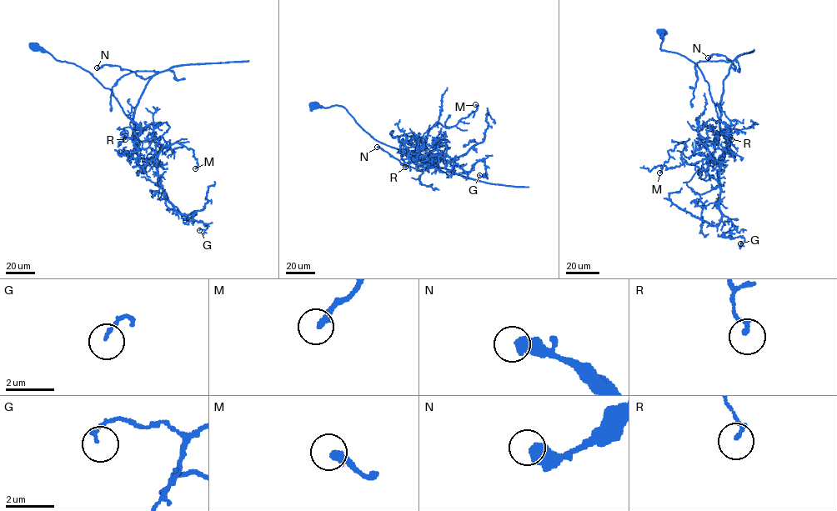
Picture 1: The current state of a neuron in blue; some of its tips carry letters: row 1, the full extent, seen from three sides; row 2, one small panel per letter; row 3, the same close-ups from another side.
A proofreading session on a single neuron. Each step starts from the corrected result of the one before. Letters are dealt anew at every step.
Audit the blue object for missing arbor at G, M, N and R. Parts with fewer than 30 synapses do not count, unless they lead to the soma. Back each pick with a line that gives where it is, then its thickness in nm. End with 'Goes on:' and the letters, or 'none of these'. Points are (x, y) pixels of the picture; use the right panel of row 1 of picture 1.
Goes on: none of these

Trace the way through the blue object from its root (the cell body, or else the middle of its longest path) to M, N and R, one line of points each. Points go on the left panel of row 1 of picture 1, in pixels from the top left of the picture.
M: (34, 45), (87, 71), (111, 91), (133, 126), (140, 167), (162, 147), (178, 142), (193, 150), (195, 168)
N: (34, 45), (87, 71), (111, 91), (132, 123), (151, 77), (117, 66), (97, 67)
R: (34, 45), (57, 60), (87, 71), (111, 91), (133, 126), (133, 137), (122, 132), (125, 139)

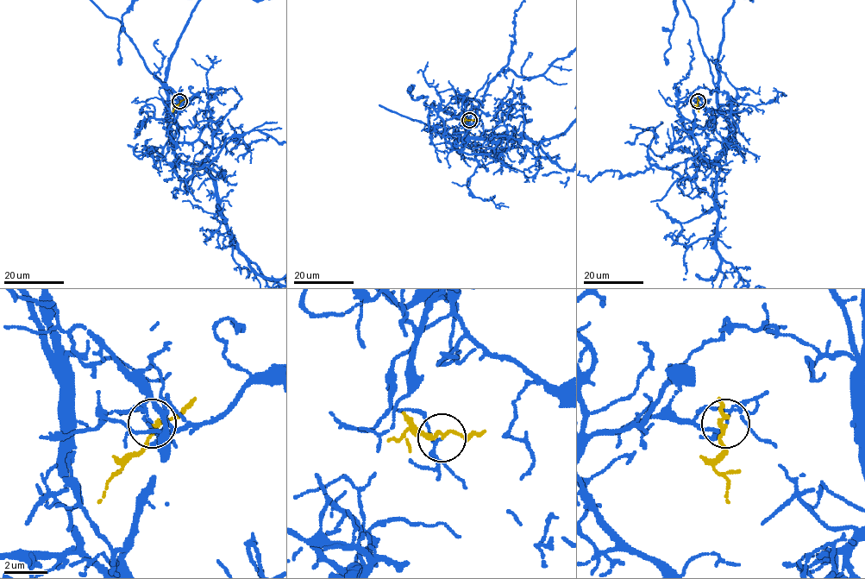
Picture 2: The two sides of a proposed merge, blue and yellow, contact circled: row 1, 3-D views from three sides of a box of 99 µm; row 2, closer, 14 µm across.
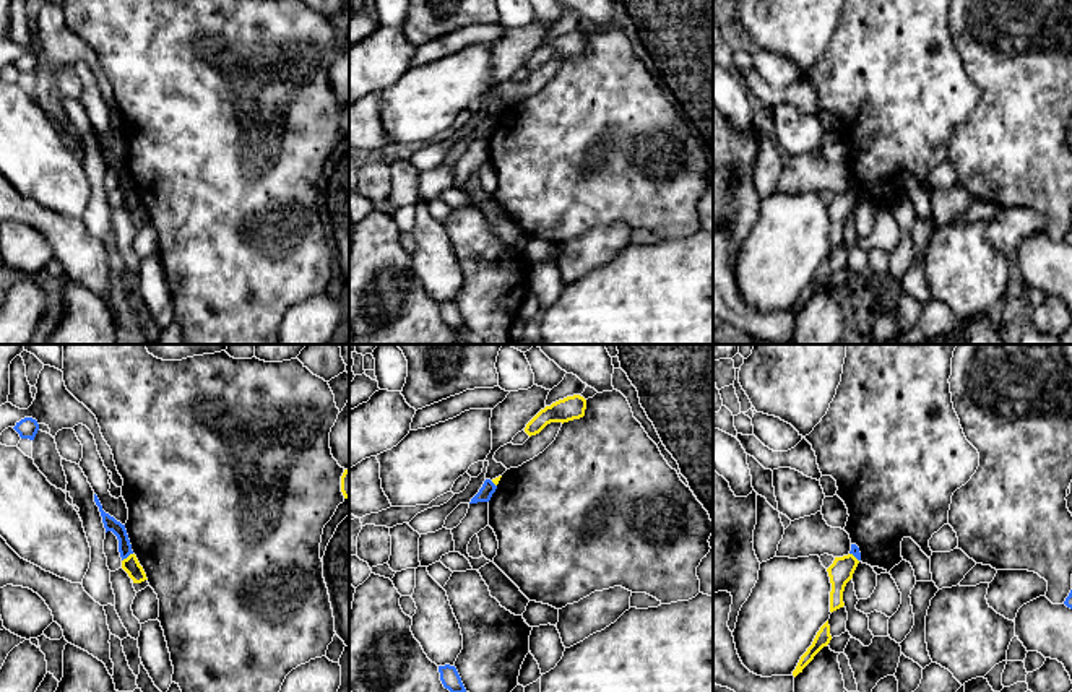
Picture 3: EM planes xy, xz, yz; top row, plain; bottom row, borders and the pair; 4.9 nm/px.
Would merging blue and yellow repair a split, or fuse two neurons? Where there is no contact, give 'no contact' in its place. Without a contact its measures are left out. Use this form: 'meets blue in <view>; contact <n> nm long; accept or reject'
meets blue in xy; contact 70 nm long; reject

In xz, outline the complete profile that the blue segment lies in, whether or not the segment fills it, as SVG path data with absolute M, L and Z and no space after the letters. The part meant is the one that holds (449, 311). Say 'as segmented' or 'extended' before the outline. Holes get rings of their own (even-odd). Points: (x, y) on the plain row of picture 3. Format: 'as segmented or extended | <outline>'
as segmented | M450 301L439 302L439 309L440 309L440 317L443 323L448 325L452 330L456 331L456 330L466 328L455 302L450 302Z

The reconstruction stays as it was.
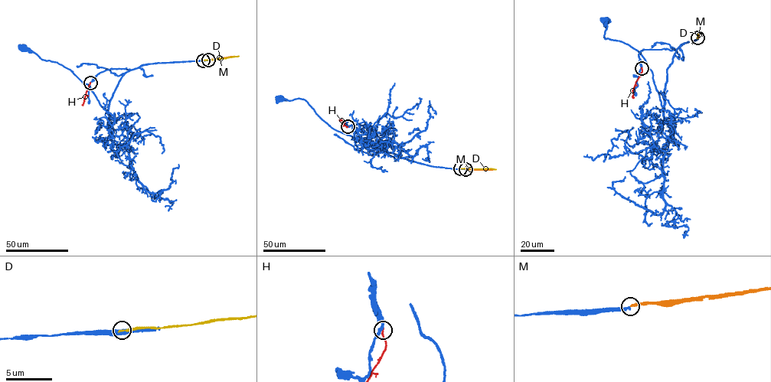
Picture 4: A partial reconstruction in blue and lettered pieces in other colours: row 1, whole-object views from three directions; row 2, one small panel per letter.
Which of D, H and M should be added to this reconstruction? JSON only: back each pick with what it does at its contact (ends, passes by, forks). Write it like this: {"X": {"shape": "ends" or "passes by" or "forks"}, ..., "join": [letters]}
{"join": []}

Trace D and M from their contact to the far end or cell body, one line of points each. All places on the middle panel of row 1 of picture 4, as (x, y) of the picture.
D: (460, 168), (495, 169)
M: (465, 169), (492, 170)

